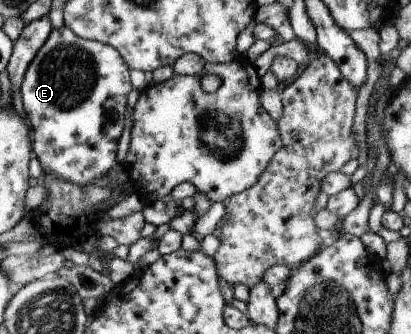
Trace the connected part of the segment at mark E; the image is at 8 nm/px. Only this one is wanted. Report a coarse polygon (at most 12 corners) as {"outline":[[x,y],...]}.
{"outline":[[51,29],[20,86],[41,174],[116,163],[129,69]]}

